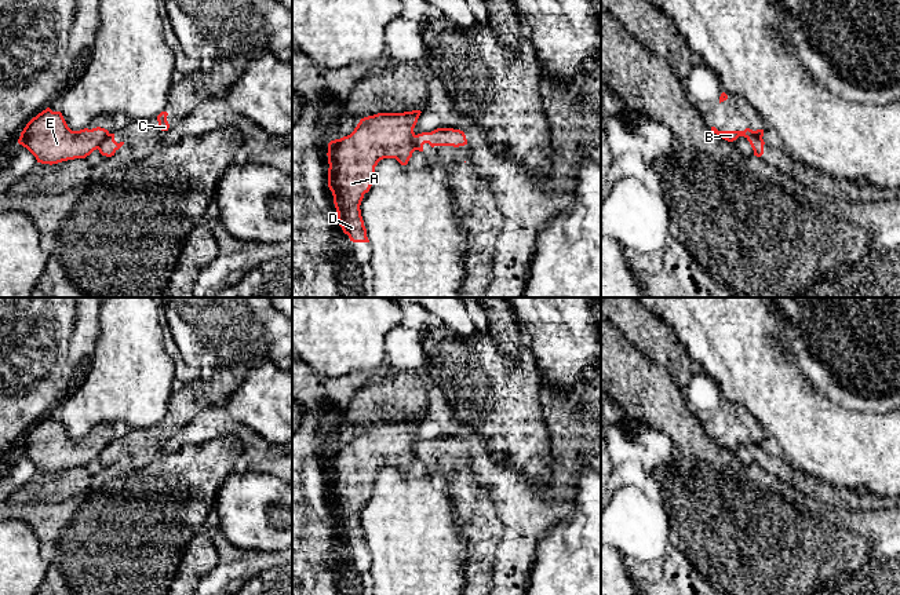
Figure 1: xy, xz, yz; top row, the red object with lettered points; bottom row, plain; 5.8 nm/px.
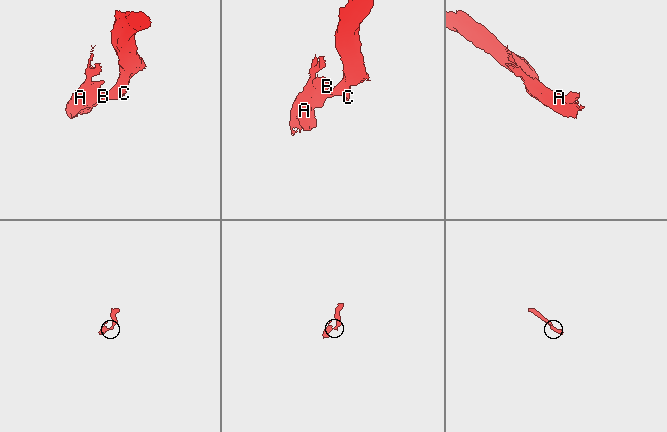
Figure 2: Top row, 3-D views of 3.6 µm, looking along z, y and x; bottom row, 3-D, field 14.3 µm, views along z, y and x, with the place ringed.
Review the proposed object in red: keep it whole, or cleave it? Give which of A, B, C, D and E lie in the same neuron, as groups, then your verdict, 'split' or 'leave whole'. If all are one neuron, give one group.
A B D E / C | split

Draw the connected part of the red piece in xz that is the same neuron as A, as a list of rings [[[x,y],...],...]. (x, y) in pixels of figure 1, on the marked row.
[[[420,110],[404,113],[378,113],[360,120],[354,131],[340,139],[328,143],[328,187],[334,196],[339,226],[353,242],[369,242],[367,229],[361,216],[361,201],[372,186],[375,167],[383,158],[396,158],[401,165],[407,165],[413,147],[413,128],[420,116]]]

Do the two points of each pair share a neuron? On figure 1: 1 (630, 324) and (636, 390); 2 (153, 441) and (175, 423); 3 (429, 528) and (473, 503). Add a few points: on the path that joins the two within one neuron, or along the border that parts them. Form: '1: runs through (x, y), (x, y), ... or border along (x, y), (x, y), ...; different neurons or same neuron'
1: border along (615, 327), (629, 342), (659, 362); different neurons
2: runs through (159, 435), (170, 426); same neuron
3: border along (447, 481), (447, 492), (455, 504), (466, 543); different neurons

